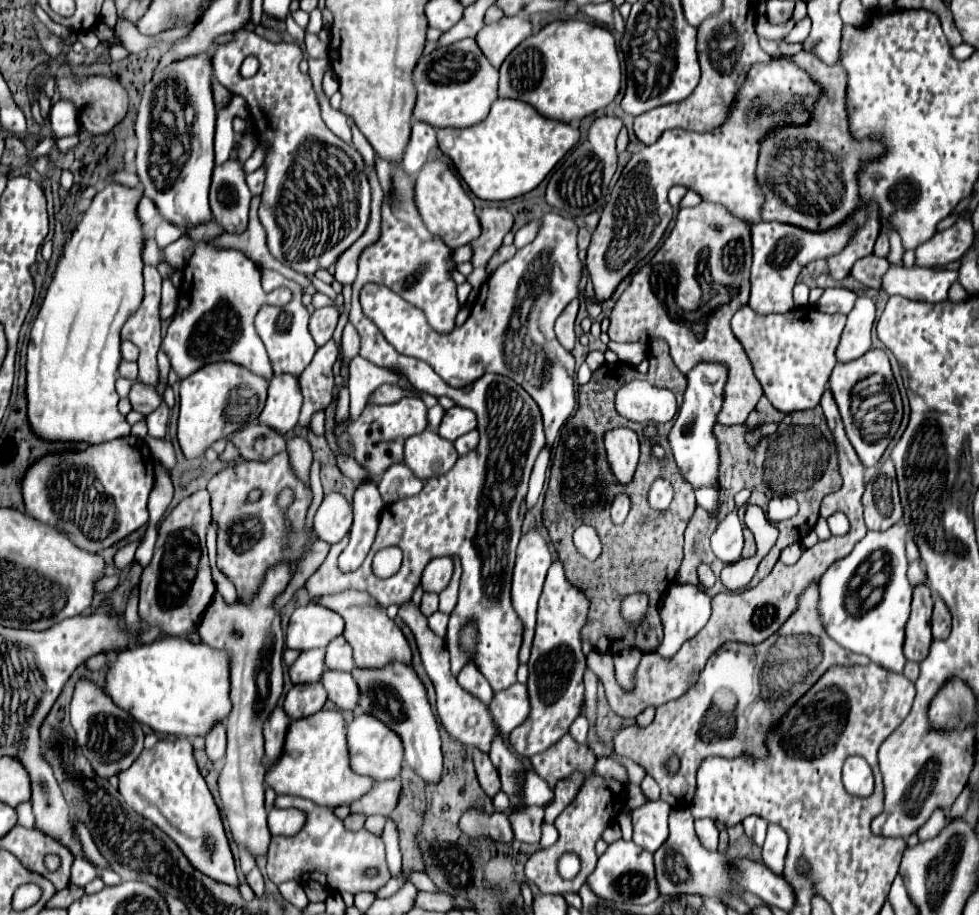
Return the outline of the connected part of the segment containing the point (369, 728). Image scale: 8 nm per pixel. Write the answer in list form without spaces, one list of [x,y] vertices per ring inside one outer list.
[[[365,713],[355,717],[347,727],[347,745],[349,745],[351,769],[355,773],[373,777],[375,781],[399,777],[401,763],[403,763],[403,745],[399,741],[399,735],[387,729],[387,725],[383,725],[381,721],[375,721],[375,717]]]

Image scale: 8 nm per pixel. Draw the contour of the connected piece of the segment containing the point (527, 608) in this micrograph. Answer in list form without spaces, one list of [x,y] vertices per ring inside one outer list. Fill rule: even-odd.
[[[539,531],[523,533],[521,543],[519,543],[519,549],[517,549],[517,563],[515,563],[513,589],[511,589],[515,611],[519,613],[521,621],[525,623],[523,645],[521,645],[521,653],[519,653],[519,661],[521,661],[521,663],[527,663],[527,661],[529,661],[531,643],[533,643],[533,633],[535,633],[536,628],[537,601],[539,601],[541,589],[543,589],[543,581],[545,581],[545,575],[547,575],[547,569],[551,567],[551,563],[553,563],[551,551],[549,551],[549,547],[547,547],[547,541],[539,535]]]

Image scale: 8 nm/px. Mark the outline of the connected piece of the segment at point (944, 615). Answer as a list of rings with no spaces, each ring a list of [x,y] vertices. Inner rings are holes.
[[[935,597],[931,627],[933,627],[933,637],[935,639],[945,639],[951,633],[951,613],[949,613],[949,609],[943,603],[941,597]]]

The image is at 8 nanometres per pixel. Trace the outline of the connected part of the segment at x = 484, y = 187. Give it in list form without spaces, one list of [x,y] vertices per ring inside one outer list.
[[[497,99],[491,105],[489,115],[473,127],[437,129],[439,149],[443,151],[443,155],[447,155],[453,161],[457,173],[473,191],[473,195],[485,201],[507,201],[533,191],[577,141],[579,141],[577,129],[561,121],[545,119],[543,115],[535,113],[535,109],[531,109],[525,101],[515,101],[515,99]]]

